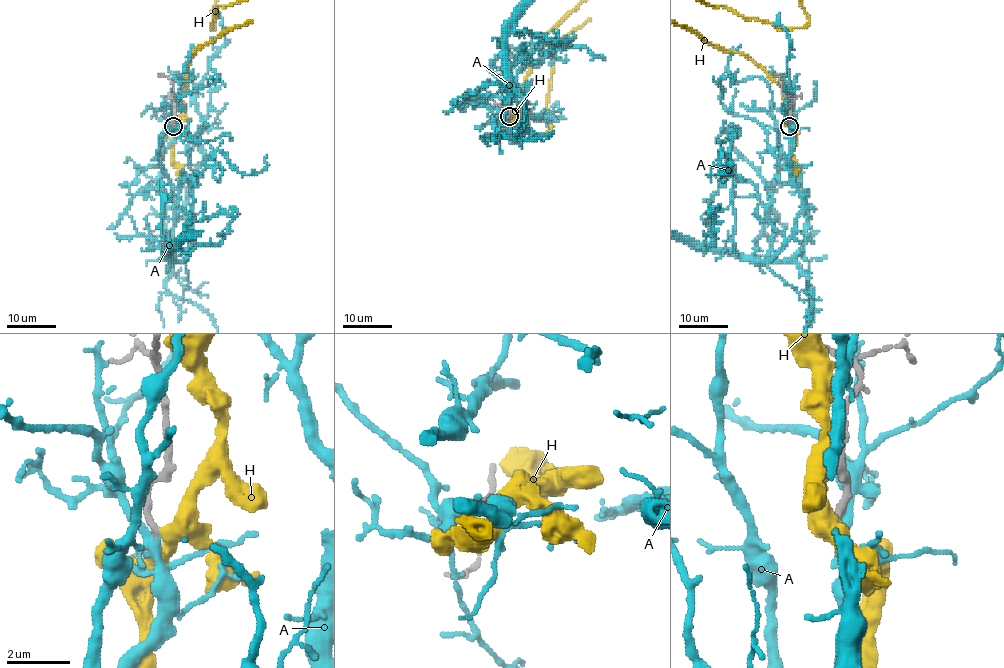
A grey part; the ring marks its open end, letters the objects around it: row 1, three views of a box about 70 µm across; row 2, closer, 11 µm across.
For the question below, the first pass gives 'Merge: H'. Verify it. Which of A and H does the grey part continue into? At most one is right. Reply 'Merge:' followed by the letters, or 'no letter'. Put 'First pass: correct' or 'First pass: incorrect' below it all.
Merge: A
First pass: incorrect

